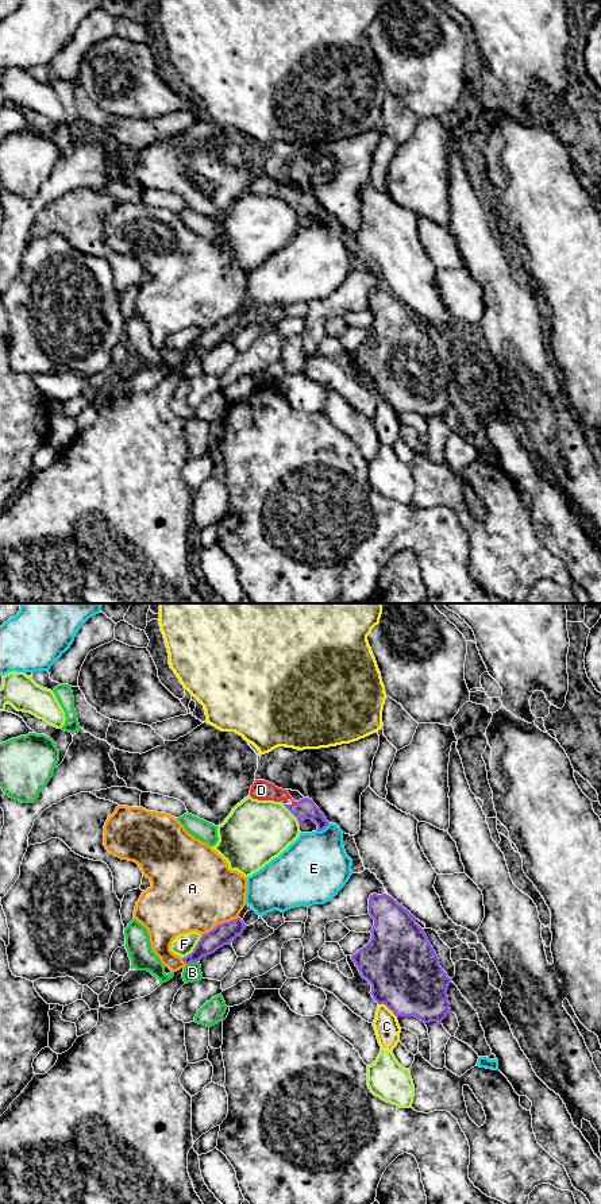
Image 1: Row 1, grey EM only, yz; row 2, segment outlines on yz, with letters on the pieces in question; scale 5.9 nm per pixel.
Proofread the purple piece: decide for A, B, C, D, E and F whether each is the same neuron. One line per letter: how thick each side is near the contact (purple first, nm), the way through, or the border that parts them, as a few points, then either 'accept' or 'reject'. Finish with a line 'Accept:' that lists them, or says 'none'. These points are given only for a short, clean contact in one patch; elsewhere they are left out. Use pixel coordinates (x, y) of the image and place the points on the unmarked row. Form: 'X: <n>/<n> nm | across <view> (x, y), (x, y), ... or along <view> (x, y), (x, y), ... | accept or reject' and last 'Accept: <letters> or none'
A: 120/480 nm | reject
B: 120/110 nm | reject
C: 440/150 nm | reject
D: 120/120 nm | across yz (305, 204), (295, 200), (285, 190), (261, 185) | accept
E: 120/400 nm | reject
F: 120/130 nm | reject
Accept: D

